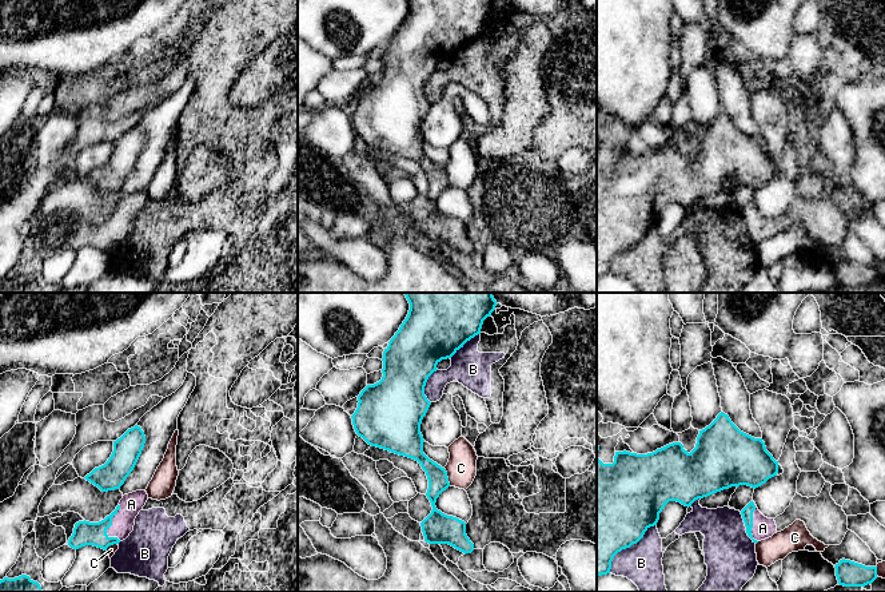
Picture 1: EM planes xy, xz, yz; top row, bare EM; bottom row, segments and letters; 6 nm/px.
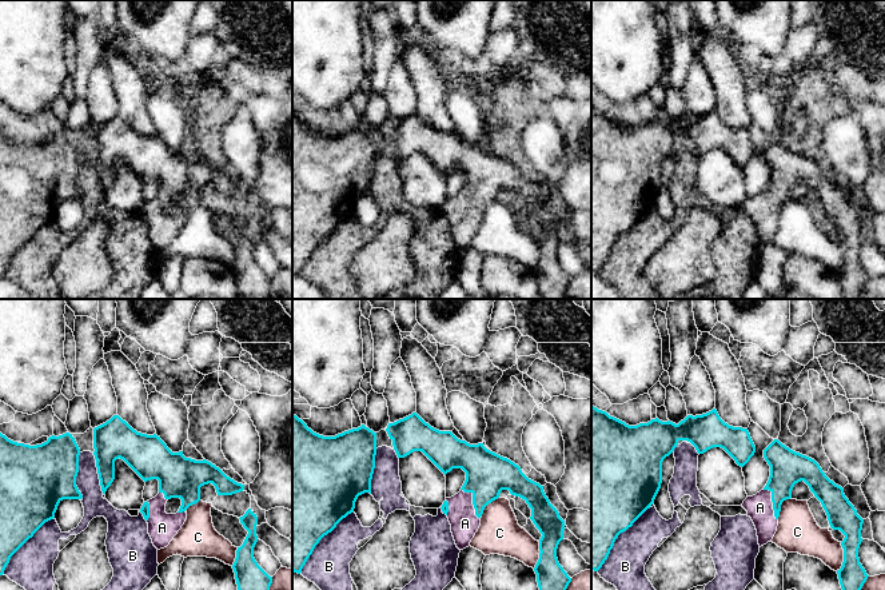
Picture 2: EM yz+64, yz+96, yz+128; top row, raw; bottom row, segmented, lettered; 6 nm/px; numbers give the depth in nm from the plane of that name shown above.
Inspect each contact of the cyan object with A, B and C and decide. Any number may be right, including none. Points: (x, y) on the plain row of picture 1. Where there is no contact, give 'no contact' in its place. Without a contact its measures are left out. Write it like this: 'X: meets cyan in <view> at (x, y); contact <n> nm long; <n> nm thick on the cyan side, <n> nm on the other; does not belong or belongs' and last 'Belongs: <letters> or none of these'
A: meets cyan in xy at (111, 225); contact 220 nm long; 140 nm thick on the cyan side, 140 nm on the other; belongs
B: meets cyan in yz at (628, 247); contact 400 nm long; 500 nm thick on the cyan side, 240 nm on the other; does not belong
C: meets cyan in xz at (447, 178); contact 120 nm long; 130 nm thick on the cyan side, 180 nm on the other; does not belong
Belongs: A

